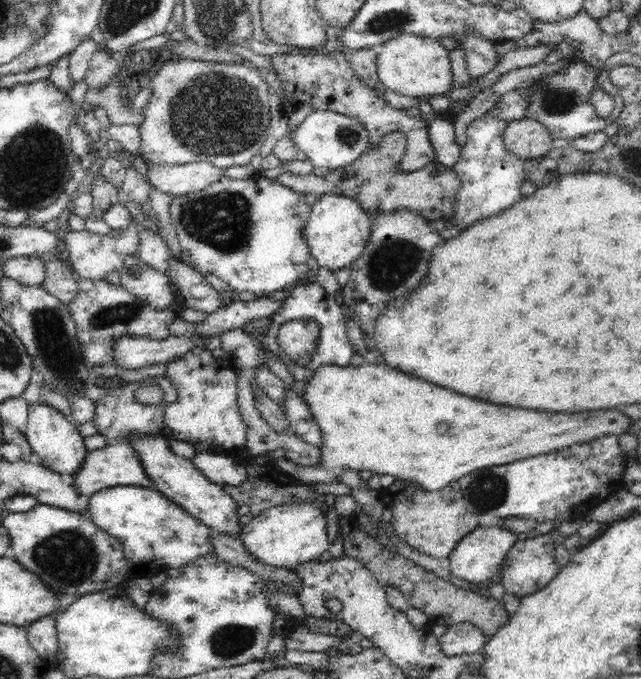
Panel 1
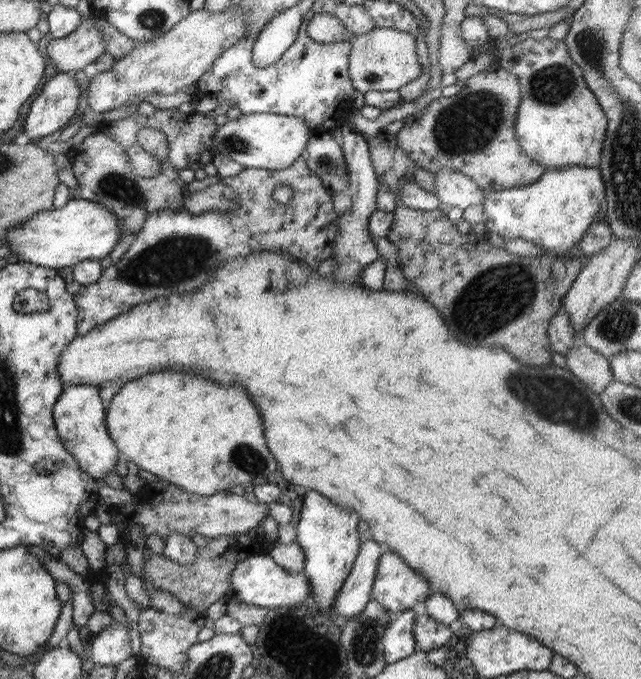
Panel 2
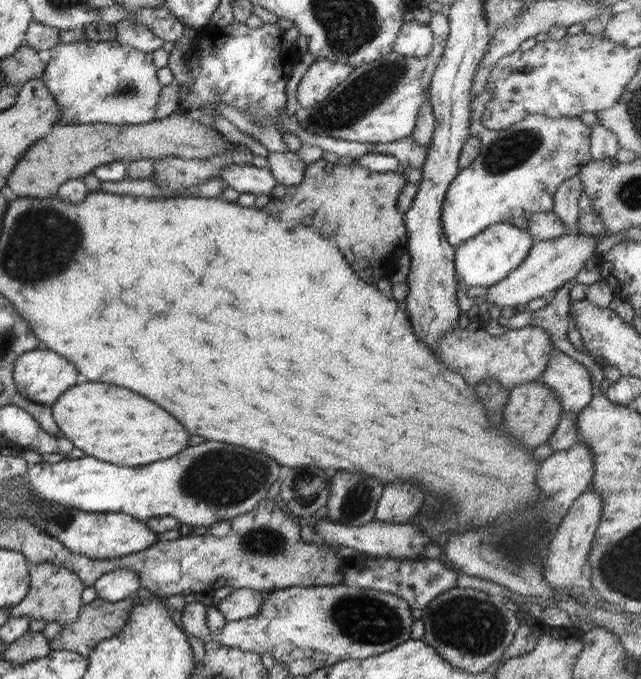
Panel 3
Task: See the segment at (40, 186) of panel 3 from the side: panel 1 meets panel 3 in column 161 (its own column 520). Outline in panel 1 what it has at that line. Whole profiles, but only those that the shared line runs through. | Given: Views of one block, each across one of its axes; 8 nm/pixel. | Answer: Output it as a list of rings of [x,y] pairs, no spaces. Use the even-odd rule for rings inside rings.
[[[526,117],[506,125],[503,142],[508,153],[515,154],[522,160],[544,156],[554,148],[546,127],[541,122]]]

